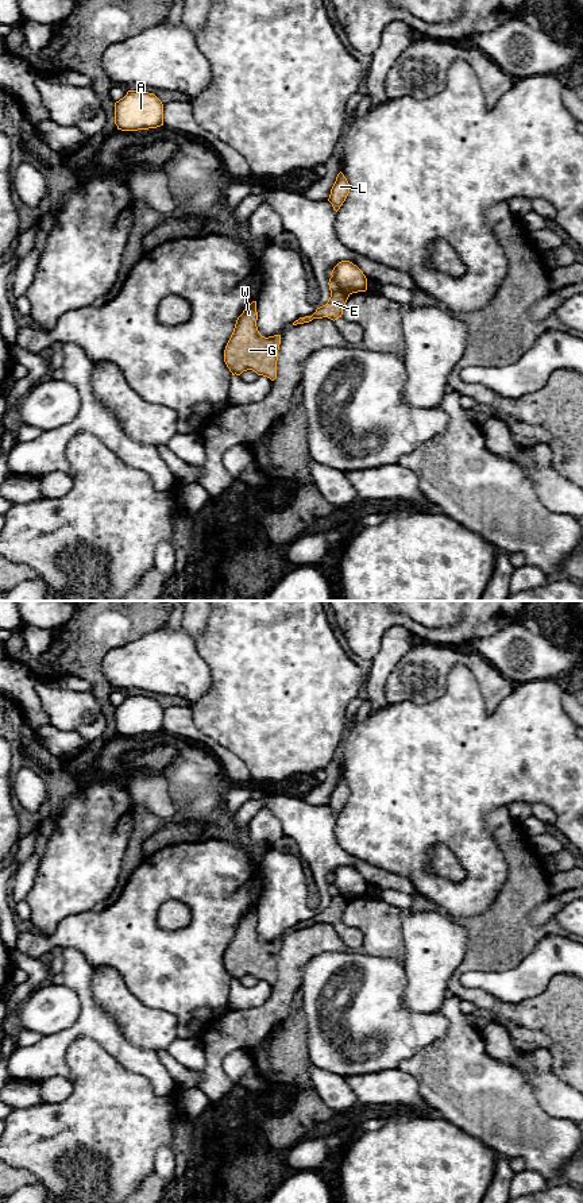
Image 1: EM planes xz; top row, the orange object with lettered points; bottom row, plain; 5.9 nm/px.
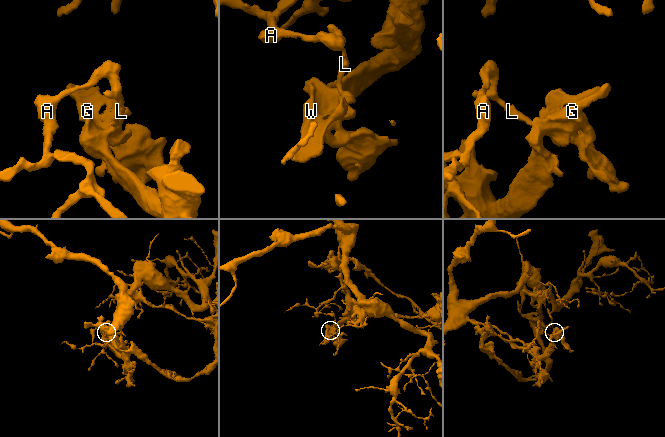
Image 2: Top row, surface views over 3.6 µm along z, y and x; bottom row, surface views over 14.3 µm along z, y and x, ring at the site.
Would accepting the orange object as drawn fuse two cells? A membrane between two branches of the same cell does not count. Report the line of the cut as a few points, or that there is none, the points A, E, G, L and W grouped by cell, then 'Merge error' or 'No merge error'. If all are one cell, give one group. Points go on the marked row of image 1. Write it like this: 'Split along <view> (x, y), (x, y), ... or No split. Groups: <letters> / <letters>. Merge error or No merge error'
Split along xz (331, 277), (350, 293). Groups: A L / E G W. Merge error

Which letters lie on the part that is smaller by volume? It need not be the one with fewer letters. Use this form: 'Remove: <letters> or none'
Remove: E, G, W

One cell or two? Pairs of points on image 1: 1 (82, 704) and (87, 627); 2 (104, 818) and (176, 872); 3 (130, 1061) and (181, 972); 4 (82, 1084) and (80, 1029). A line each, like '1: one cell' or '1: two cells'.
1: two cells
2: two cells
3: two cells
4: two cells

